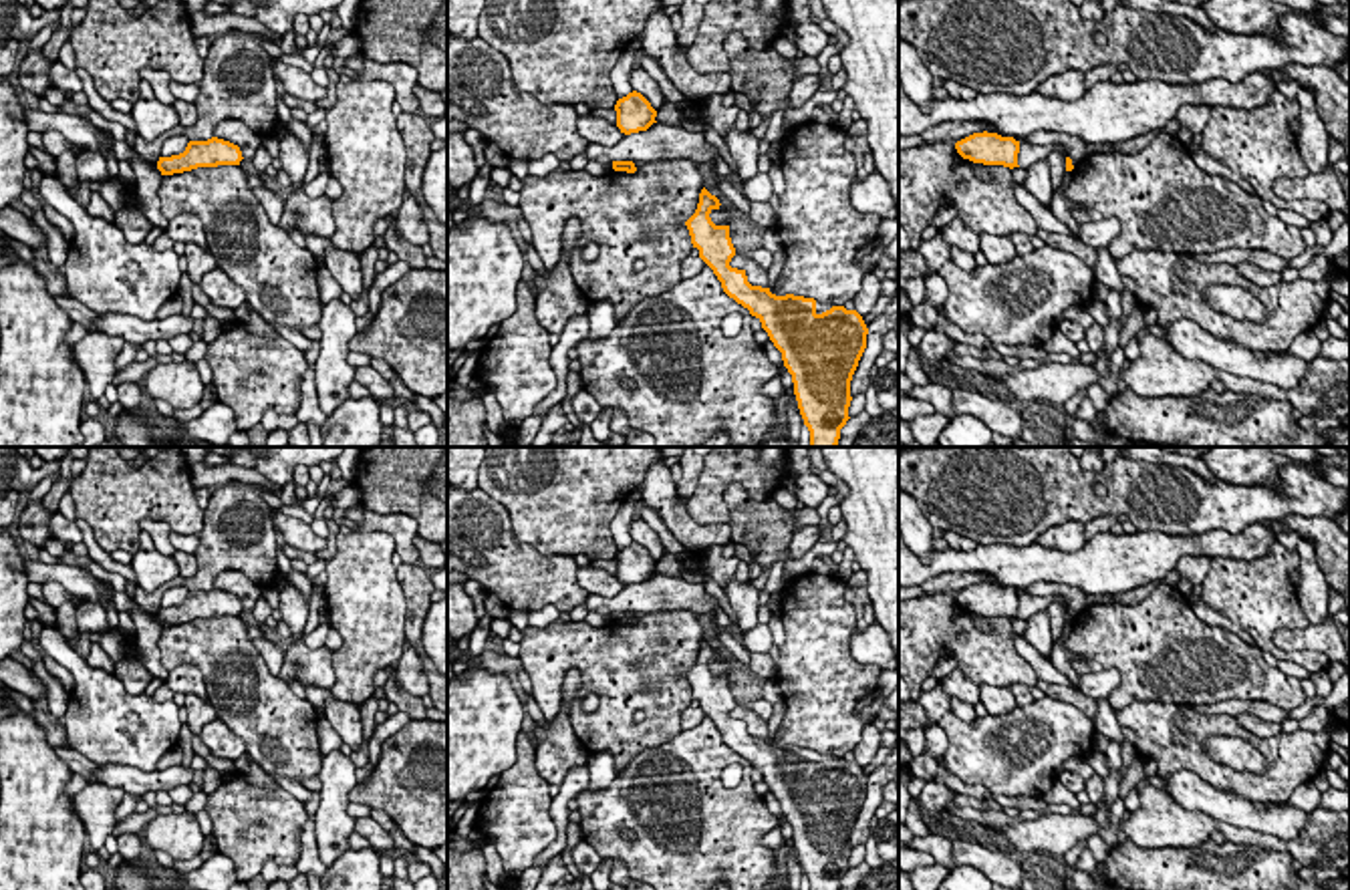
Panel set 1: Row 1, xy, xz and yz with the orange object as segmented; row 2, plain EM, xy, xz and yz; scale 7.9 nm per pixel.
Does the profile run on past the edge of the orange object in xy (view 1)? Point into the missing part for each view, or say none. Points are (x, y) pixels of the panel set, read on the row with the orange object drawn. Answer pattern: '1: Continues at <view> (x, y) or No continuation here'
1: No continuation here

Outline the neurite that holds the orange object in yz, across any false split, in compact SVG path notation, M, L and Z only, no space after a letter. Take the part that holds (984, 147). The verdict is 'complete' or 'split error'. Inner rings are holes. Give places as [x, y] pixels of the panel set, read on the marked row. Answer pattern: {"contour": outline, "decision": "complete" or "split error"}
{"contour": "M973 133L955 143L957 153L963 159L983 165L1020 167L1018 153L1020 141L1014 137L1001 137L997 133Z", "decision": "complete"}

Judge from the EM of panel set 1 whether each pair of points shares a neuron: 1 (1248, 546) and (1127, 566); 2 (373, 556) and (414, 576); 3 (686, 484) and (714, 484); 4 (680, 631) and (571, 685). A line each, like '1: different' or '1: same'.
1: same
2: different
3: different
4: different

